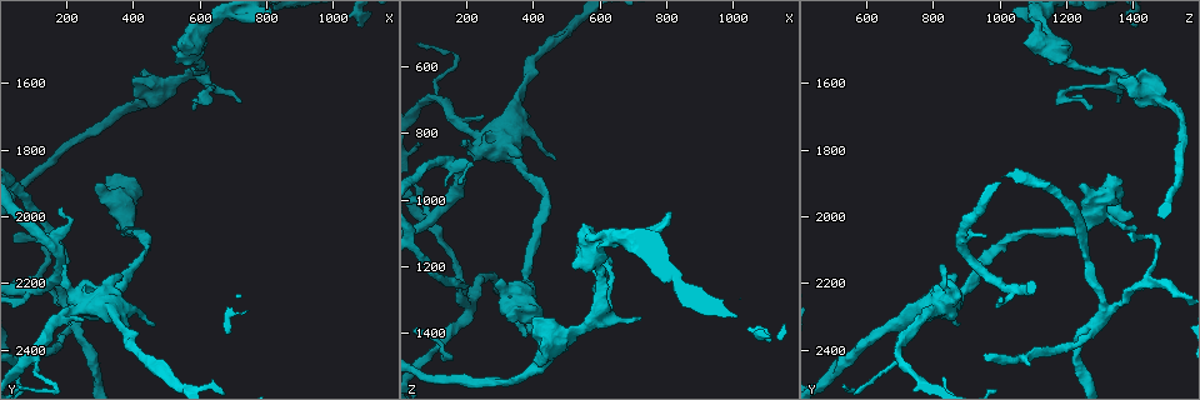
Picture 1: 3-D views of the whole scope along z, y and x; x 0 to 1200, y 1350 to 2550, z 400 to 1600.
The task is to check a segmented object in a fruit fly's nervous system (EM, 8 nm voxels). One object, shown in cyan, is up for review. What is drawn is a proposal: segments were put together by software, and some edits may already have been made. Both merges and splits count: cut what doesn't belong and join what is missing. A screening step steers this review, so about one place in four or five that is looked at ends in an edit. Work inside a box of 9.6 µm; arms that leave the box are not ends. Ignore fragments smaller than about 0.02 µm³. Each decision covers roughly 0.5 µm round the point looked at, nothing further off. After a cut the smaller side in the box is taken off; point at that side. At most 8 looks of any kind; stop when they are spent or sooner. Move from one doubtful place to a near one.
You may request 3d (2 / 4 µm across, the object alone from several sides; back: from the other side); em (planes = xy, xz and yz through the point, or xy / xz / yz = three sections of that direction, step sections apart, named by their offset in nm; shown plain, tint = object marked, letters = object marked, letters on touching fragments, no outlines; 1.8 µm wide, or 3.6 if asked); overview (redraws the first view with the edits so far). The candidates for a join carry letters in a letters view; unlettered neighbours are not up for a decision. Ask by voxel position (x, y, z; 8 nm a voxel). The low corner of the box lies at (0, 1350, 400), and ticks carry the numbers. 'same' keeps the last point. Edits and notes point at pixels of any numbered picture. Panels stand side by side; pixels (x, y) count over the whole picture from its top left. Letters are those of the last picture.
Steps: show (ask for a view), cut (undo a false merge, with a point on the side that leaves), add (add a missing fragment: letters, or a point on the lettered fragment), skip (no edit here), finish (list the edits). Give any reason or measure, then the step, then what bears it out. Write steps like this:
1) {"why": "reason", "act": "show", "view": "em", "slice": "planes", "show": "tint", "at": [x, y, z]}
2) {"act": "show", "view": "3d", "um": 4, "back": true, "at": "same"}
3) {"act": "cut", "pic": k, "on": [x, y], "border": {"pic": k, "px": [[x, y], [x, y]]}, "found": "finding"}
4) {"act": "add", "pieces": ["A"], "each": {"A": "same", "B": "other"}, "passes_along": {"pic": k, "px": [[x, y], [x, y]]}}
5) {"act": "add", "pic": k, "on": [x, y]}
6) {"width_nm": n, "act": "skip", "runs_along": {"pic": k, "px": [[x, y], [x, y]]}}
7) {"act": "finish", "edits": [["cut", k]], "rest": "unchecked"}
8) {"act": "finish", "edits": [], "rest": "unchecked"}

{"why": "an open end", "act": "show", "view": "3d", "um": 2, "at": [140, 2060, 970]}

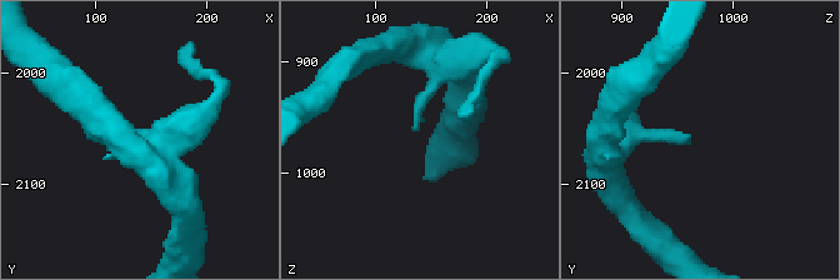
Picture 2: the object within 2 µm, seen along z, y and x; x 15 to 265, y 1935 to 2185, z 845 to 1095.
{"act": "show", "view": "em", "slice": "planes", "show": "letters", "at": [136, 2062, 964]}

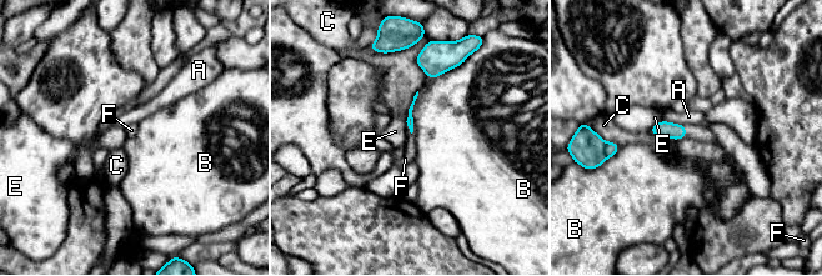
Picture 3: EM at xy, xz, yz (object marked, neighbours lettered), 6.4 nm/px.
{"act": "skip", "each": {"A": "other", "B": "other", "C": "other", "E": "other", "F": "other"}, "border": {"pic": 3, "px": [[406, 121], [411, 134]]}, "found": "none of them fits"}

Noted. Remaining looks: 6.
{"why": "three arms meet", "act": "show", "view": "em", "slice": "planes", "show": "tint", "at": [190, 2260, 1310]}

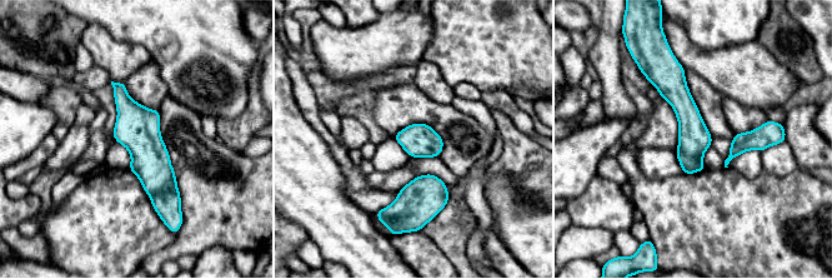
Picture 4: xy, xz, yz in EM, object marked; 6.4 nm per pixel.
{"act": "show", "view": "em", "slice": "planes", "show": "letters", "at": "same"}

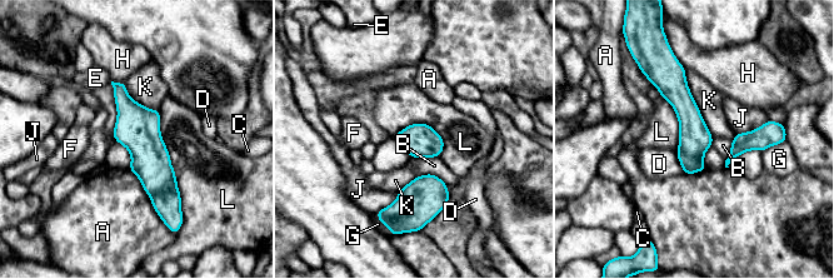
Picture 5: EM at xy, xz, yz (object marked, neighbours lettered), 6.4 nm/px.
{"longest_contact_nm": ["L", 700], "act": "skip", "each": {"A": "other", "B": "other", "C": "other", "D": "other", "E": "other", "F": "other", "G": "other", "H": "other", "J": "other", "K": "other", "L": "other"}, "runs_along": {"pic": 5, "px": [[116, 85], [159, 180], [160, 209]]}, "found": "continuous, no second neuron"}

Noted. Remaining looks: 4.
{"why": "calibre changes", "act": "show", "view": "3d", "um": 4, "at": [600, 1520, 1200]}

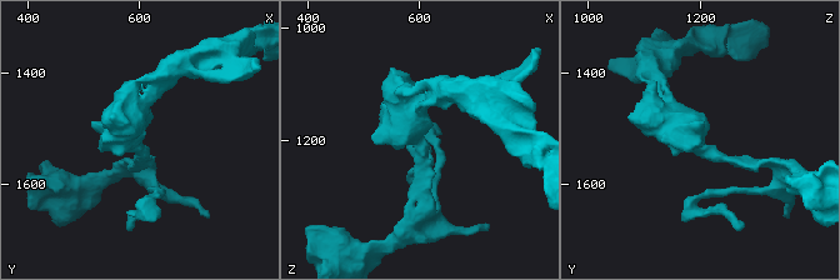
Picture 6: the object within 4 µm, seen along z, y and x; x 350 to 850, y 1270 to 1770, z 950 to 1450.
{"act": "show", "view": "em", "um": 3.6, "slice": "planes", "show": "letters", "at": [590, 1530, 1200]}

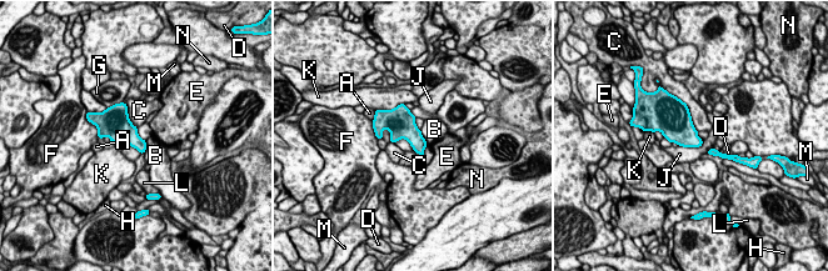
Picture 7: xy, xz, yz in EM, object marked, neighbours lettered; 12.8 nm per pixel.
{"act": "skip", "each": {"A": "other", "B": "other", "C": "other", "D": "other", "E": "other", "F": "other", "G": "other", "H": "other", "J": "other", "K": "other", "L": "other", "M": "other", "N": "other"}, "found": "one neuron here"}

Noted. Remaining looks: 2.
{"act": "finish", "edits": [], "rest": "unchecked"}

